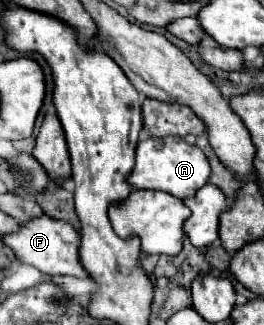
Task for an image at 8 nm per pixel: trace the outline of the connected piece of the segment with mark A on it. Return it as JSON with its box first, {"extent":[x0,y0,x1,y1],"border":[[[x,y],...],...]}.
{"extent":[128,137,210,199],"border":[[[162,137],[162,139],[146,139],[138,143],[136,167],[130,173],[128,183],[134,189],[158,189],[178,199],[188,199],[208,183],[208,177],[210,177],[208,159],[196,145],[186,143],[182,137]]]}

